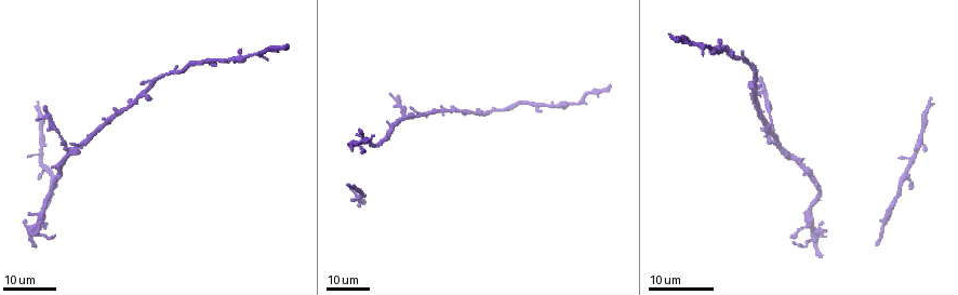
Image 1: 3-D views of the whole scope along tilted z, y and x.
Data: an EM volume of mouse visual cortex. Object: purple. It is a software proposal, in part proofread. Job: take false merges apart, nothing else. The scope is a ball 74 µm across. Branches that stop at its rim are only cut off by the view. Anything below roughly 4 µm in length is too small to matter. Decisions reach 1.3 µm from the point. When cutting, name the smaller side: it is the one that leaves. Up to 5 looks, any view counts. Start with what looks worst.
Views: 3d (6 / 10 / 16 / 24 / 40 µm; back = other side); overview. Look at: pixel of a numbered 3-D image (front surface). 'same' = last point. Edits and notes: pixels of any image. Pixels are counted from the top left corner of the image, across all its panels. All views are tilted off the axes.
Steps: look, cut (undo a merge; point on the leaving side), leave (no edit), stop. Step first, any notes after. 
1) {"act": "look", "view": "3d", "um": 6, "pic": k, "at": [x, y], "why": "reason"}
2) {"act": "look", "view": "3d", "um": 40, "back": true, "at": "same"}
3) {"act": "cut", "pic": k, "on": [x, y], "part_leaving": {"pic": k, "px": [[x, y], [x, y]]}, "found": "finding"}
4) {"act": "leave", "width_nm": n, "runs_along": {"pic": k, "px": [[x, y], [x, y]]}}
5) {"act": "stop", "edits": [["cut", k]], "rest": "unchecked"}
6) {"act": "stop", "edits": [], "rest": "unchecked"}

{"act": "look", "view": "3d", "um": 24, "pic": 1, "at": [69, 149], "why": "three arms meet"}

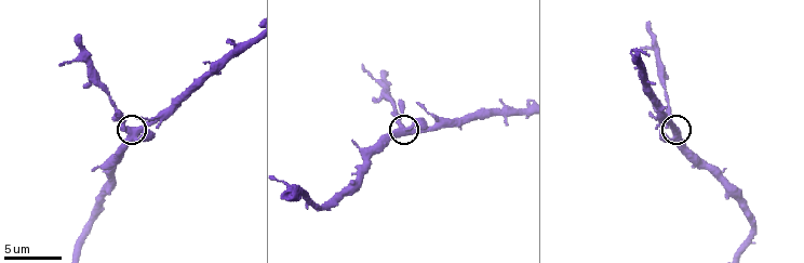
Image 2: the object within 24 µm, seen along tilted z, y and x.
{"act": "look", "view": "3d", "um": 6, "pic": 2, "at": [134, 127]}

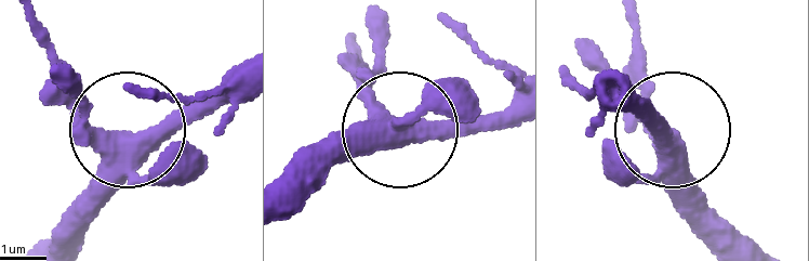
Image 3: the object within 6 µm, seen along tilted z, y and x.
{"act": "leave", "width_nm": 400, "found": "continuous, no second neuron"}

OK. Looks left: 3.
{"act": "look", "view": "3d", "um": 16, "pic": 1, "at": [742, 60], "why": "two arms in line, one across"}

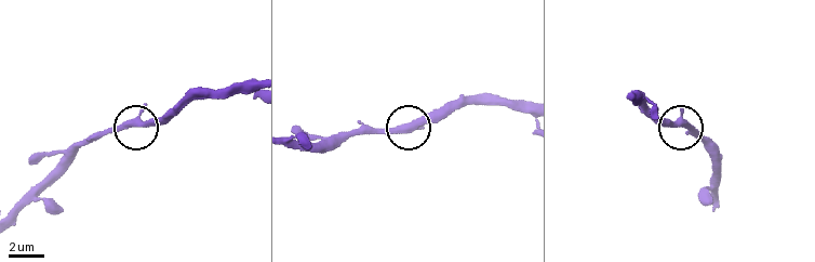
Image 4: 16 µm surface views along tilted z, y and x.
{"act": "look", "view": "3d", "um": 10, "pic": 4, "at": [685, 125], "why": "zoom in"}

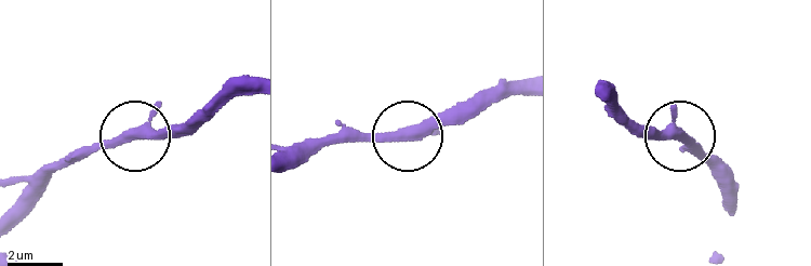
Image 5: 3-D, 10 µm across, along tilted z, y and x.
{"act": "leave", "width_nm": 300, "runs_along": {"pic": 5, "px": [[291, 158], [324, 142], [415, 138], [468, 121]]}, "found": "all the same neuron"}

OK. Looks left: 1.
{"act": "stop", "edits": [], "rest": "unchecked"}

